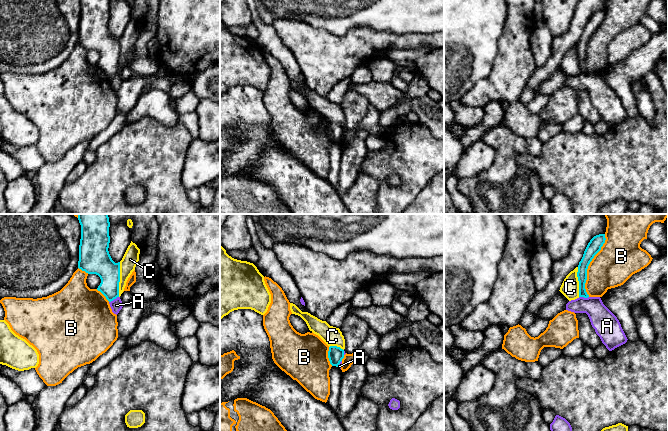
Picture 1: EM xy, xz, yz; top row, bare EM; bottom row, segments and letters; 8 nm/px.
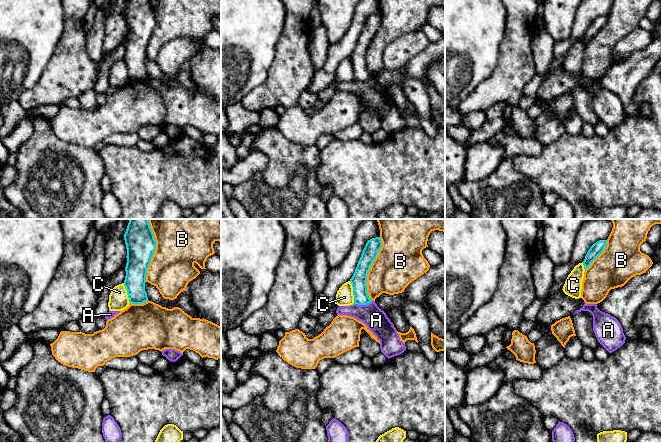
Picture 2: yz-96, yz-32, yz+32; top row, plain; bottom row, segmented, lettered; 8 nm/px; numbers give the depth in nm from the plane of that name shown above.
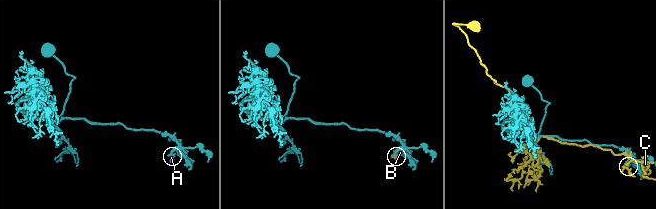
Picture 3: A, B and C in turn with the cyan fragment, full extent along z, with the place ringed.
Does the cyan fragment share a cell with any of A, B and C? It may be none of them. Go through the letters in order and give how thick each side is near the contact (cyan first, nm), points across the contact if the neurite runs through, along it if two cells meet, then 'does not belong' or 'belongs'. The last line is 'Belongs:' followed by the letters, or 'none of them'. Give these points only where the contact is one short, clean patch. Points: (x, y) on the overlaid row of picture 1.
A: 180/100 nm | along xy (118, 296), (109, 302) | does not belong
B: 110/320 nm | does not belong
C: 240/130 nm | does not belong
Belongs: none of them

